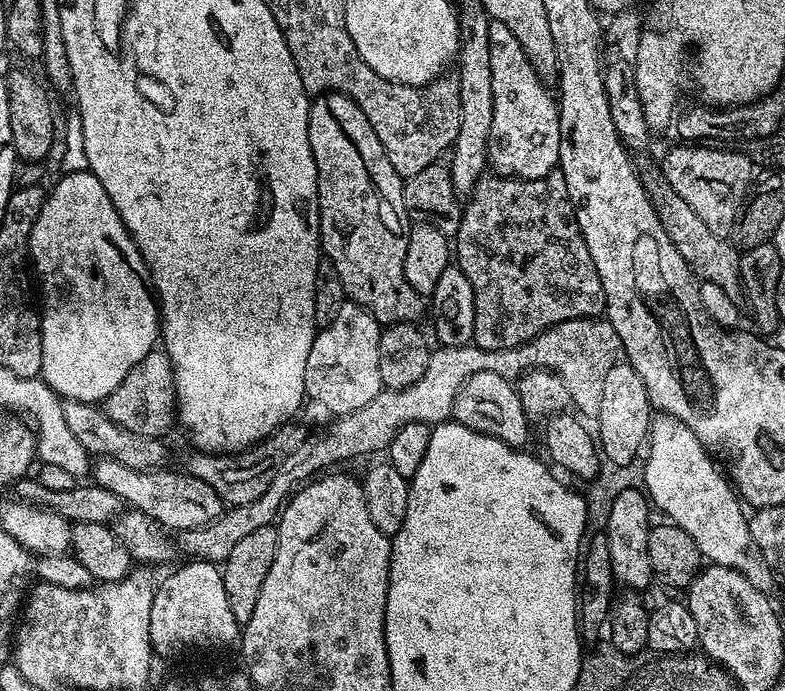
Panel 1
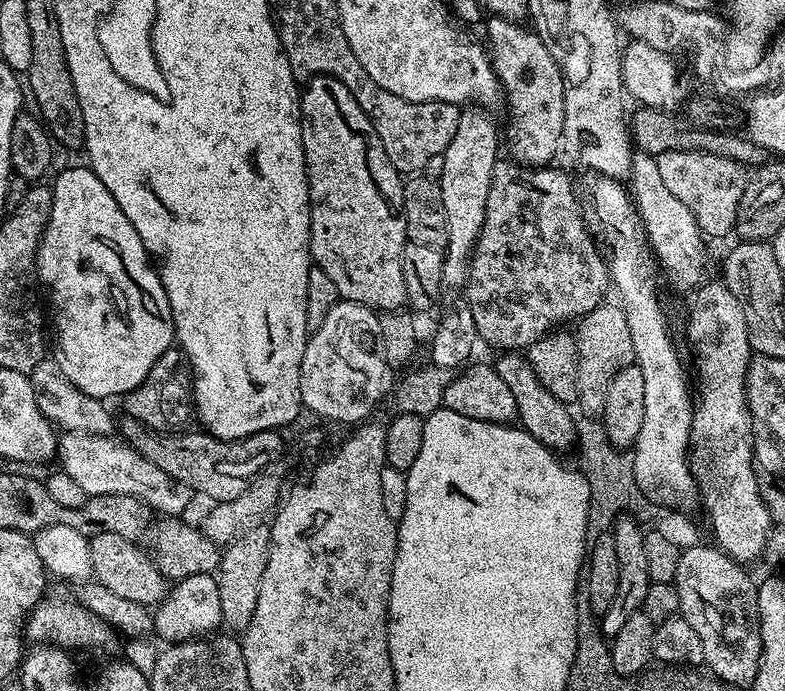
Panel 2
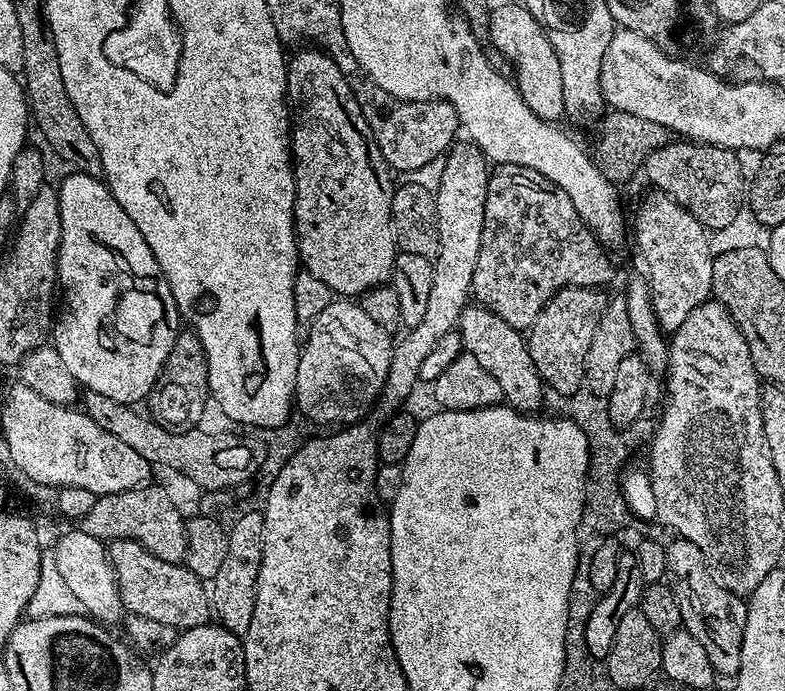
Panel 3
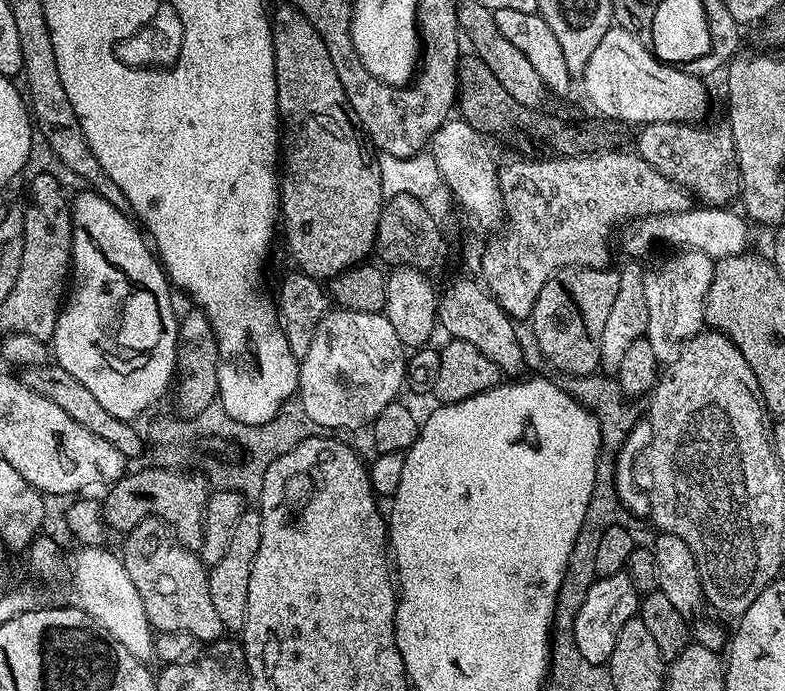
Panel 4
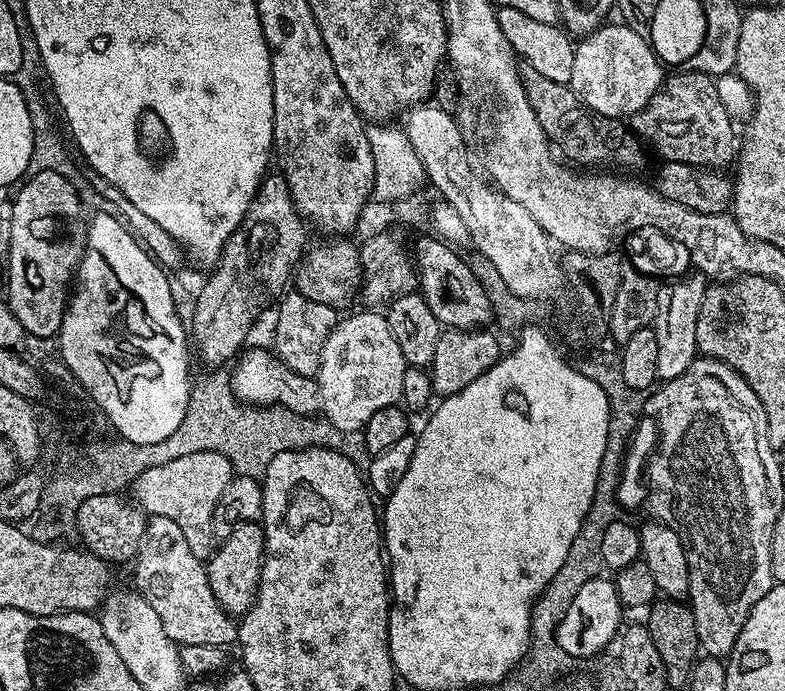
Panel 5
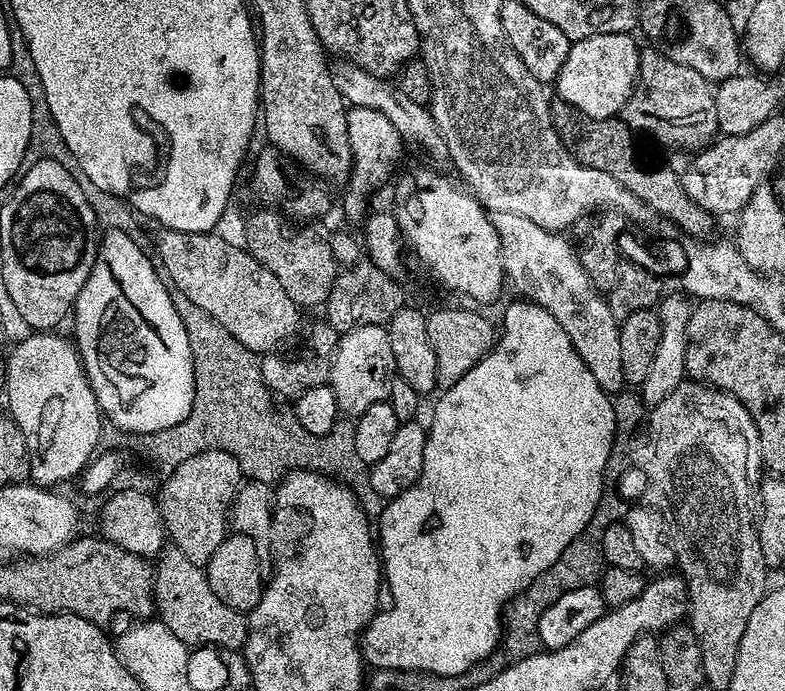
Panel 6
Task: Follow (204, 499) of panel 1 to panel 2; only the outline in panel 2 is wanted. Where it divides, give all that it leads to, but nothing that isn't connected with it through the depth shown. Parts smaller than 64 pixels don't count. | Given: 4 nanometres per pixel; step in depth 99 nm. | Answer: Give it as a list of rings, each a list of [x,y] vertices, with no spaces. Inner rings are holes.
[[[64,432],[58,440],[59,467],[74,478],[85,490],[87,497],[102,494],[126,494],[147,504],[153,513],[164,518],[180,518],[185,515],[188,503],[194,499],[192,489],[178,478],[166,474],[161,467],[144,458],[123,439],[111,436],[95,436],[85,432]]]

